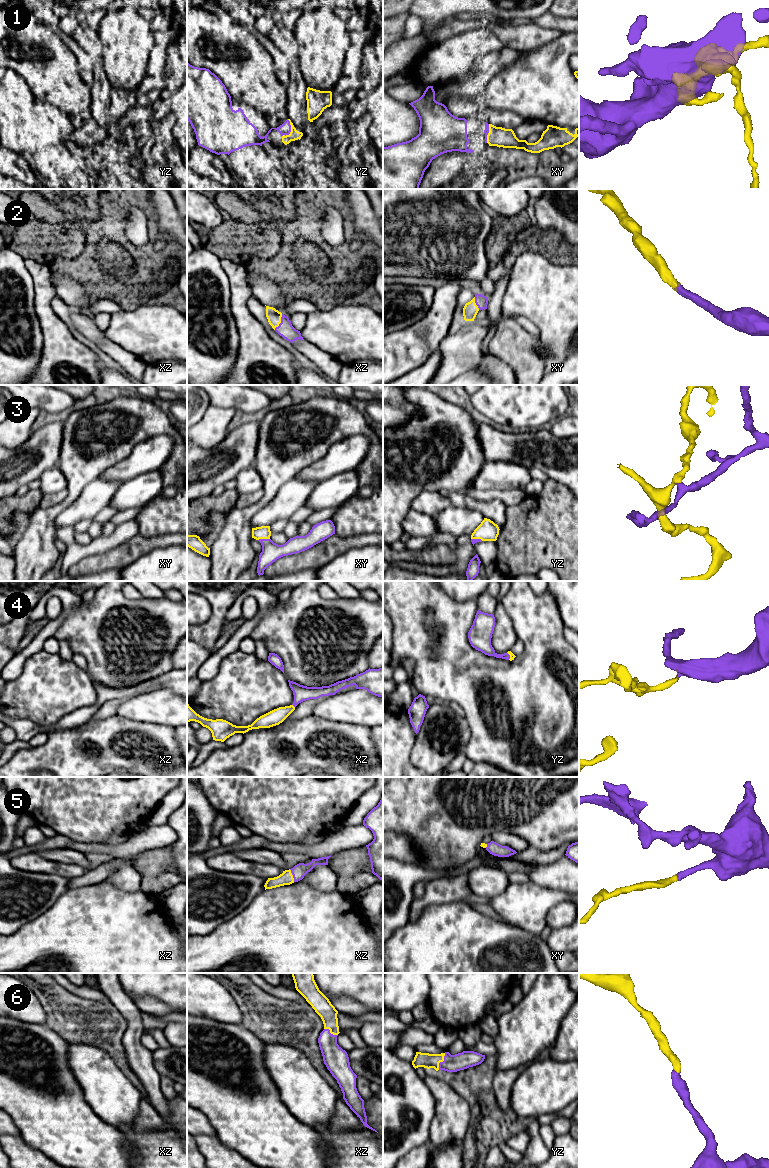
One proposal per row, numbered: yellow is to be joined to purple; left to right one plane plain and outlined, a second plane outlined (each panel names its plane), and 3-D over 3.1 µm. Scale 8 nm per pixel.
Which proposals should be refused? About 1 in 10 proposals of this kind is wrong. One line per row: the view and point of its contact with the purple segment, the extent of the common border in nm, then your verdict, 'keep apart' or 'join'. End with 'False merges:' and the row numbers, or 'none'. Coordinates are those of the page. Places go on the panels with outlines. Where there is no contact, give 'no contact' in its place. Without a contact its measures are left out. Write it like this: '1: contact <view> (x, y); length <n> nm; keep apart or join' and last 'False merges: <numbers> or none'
1: contact yz (290, 130); length 150 nm; join
2: contact xz (281, 322); length 140 nm; join
3: contact xy (263, 539); length 100 nm; join
4: contact xz (293, 705); length 40 nm; join
5: contact xz (292, 874); length 110 nm; join
6: contact yz (441, 1062); length 150 nm; join
False merges: none

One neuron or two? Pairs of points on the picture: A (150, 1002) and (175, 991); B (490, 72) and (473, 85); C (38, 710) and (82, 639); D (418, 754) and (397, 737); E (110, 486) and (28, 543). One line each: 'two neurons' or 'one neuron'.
A: two neurons
B: one neuron
C: two neurons
D: two neurons
E: two neurons

